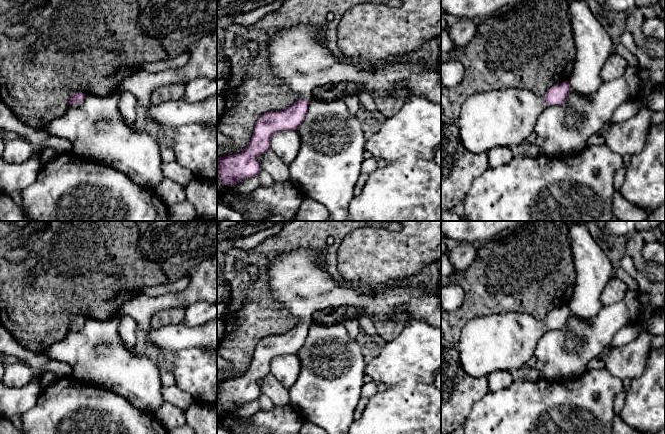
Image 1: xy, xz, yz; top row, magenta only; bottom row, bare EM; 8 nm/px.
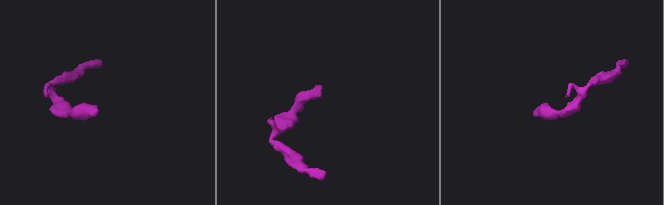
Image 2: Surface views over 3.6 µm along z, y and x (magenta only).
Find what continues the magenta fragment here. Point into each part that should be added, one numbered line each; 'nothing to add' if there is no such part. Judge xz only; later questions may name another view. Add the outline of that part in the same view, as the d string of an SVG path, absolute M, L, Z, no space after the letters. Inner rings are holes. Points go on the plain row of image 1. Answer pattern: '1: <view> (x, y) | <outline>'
1: xz (300, 280) | M327 243L323 249L311 250L299 248L295 251L278 255L271 259L267 271L268 285L272 290L276 300L283 303L289 311L295 315L299 324L310 325L316 312L326 308L355 306L361 308L370 316L375 316L381 320L394 320L398 314L404 314L410 320L423 320L429 325L441 328L441 301L438 292L428 293L420 287L408 287L403 283L392 284L378 289L356 288L348 286L343 282L335 280L327 270L327 249L331 246Z

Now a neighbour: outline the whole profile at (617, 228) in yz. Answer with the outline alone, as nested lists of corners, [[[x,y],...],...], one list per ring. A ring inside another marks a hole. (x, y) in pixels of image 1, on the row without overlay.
[[[604,221],[604,227],[614,236],[627,236],[659,227],[665,221]]]

